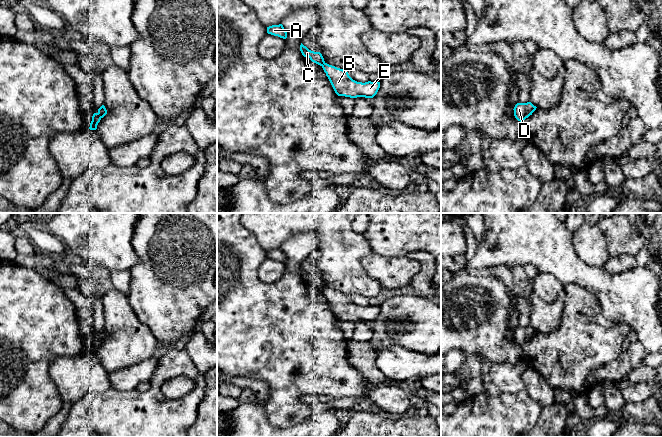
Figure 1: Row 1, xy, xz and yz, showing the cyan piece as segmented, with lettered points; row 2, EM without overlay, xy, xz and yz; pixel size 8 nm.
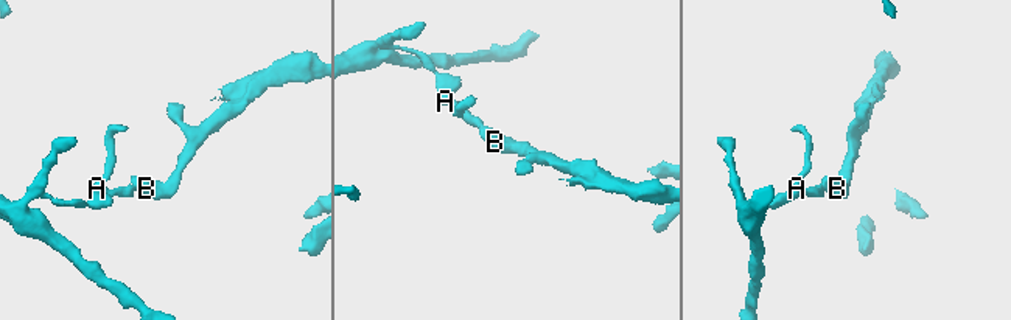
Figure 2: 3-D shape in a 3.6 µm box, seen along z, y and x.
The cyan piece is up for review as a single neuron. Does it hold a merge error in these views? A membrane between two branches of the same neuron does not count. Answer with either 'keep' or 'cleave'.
cleave

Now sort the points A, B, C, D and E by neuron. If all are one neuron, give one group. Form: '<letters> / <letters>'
A C / B D E

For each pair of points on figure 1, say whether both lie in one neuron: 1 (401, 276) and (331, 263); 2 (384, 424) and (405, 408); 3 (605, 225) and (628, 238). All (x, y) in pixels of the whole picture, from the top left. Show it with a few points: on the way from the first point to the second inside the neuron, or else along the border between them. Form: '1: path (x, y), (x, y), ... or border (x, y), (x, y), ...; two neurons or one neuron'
1: border (372, 252), (362, 260), (362, 266), (380, 287); two neurons
2: border (409, 413), (392, 416); two neurons
3: path (611, 227), (615, 228), (622, 235); one neuron

